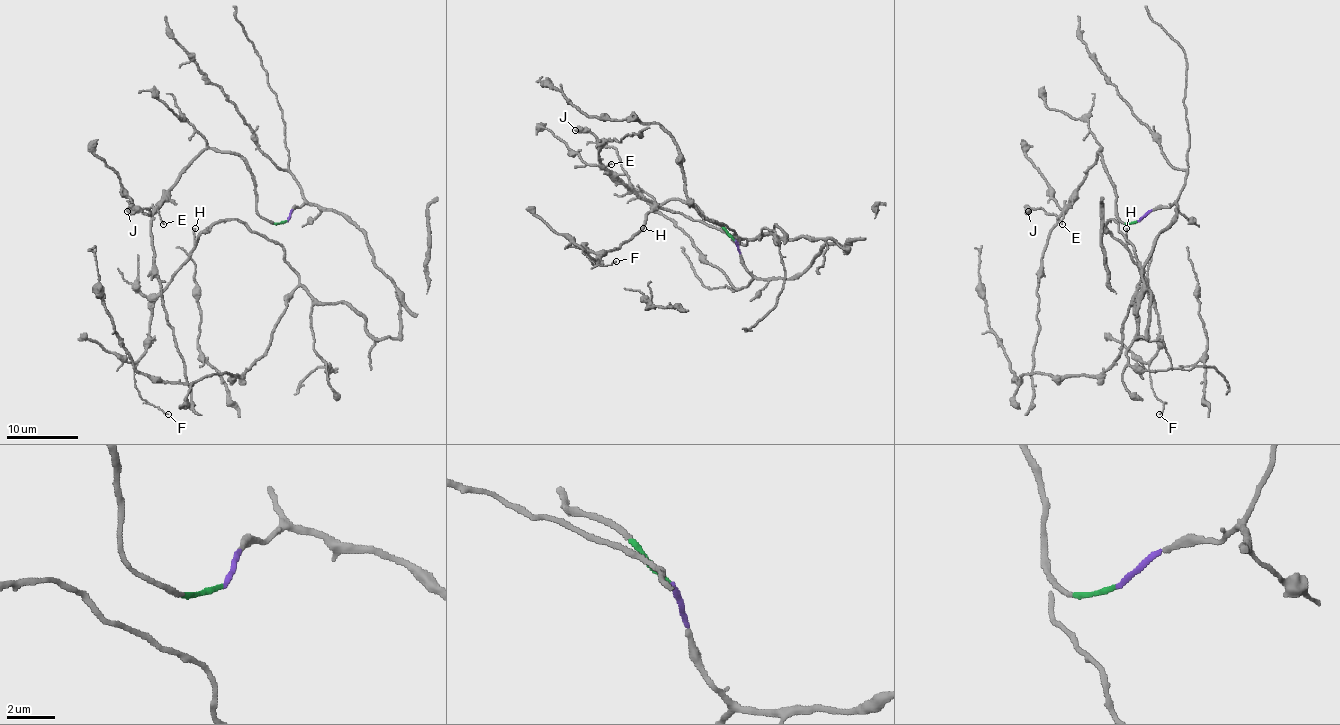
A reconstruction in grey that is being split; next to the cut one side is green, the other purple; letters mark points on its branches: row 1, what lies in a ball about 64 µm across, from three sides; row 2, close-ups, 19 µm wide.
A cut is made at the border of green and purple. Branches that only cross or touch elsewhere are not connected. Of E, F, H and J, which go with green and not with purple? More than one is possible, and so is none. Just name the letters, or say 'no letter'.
E, J

